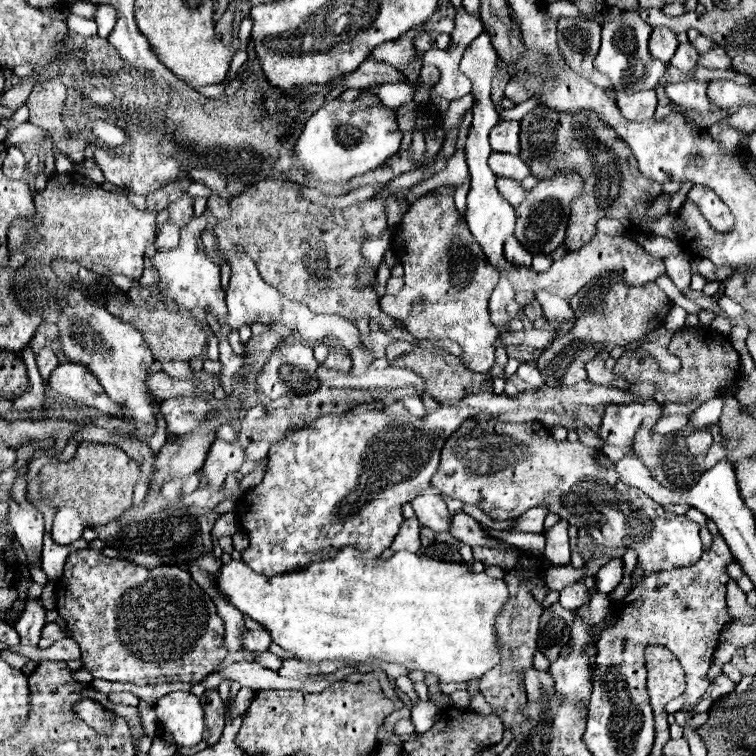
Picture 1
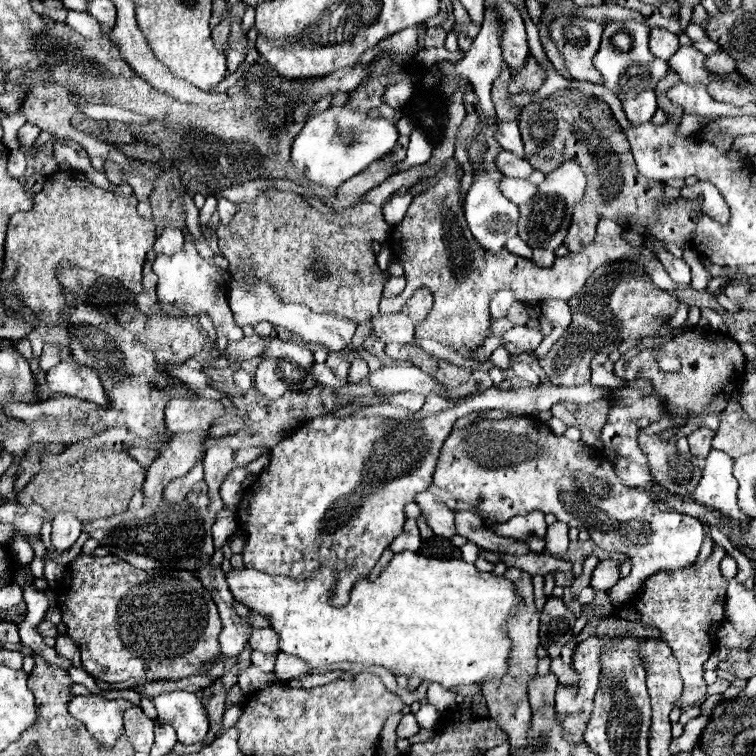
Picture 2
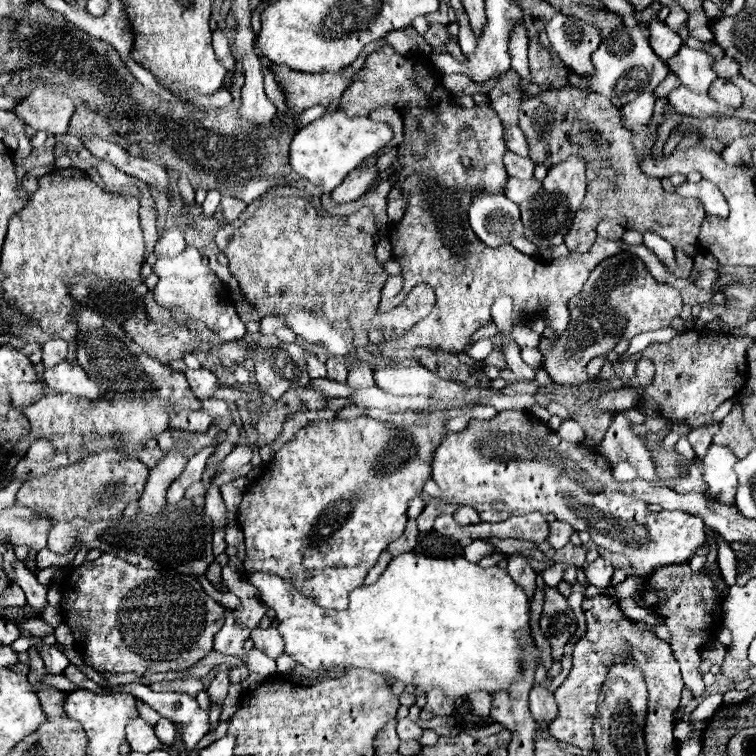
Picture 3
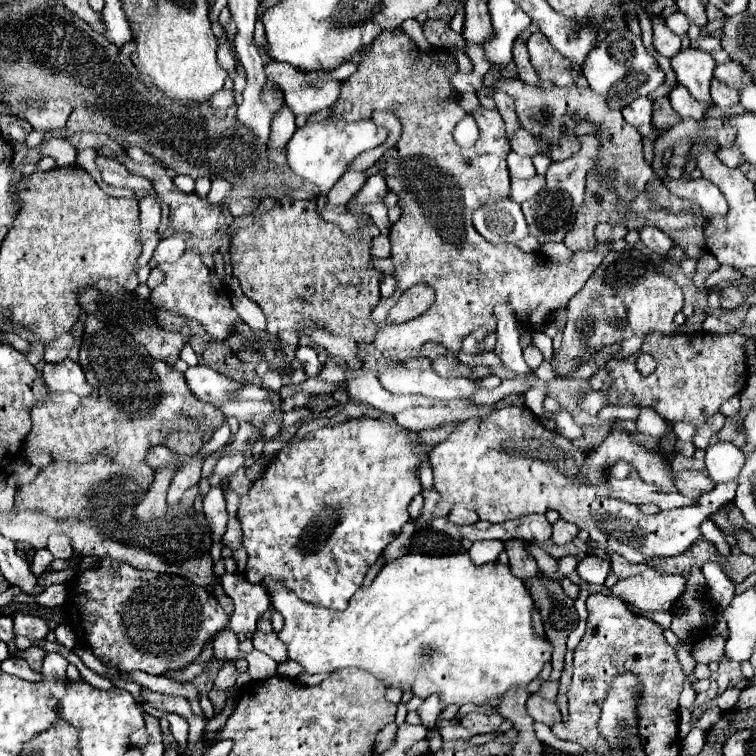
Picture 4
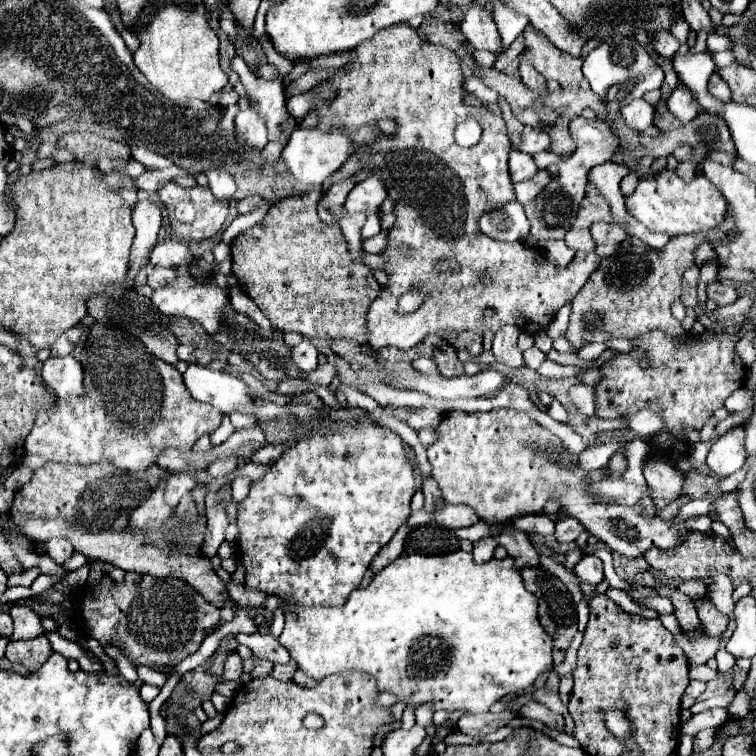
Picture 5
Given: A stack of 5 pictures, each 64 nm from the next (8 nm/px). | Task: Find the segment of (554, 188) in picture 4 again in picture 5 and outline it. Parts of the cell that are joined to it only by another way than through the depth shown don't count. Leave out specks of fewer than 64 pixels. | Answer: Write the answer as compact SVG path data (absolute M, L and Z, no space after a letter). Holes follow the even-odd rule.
M578 116L570 122L570 134L574 136L578 144L578 150L568 160L550 166L548 168L550 184L540 192L540 196L532 202L532 206L524 204L524 212L530 220L530 234L538 240L564 240L566 232L572 228L576 220L578 206L584 198L588 172L594 166L608 162L614 152L614 134L604 122L594 122L594 120L586 120Z

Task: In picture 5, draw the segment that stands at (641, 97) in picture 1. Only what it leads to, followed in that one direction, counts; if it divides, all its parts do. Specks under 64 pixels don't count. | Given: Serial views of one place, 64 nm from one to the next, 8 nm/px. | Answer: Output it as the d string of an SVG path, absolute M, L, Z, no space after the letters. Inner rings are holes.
M638 98L634 102L630 102L628 106L624 106L622 110L622 118L626 120L626 124L630 124L630 128L642 132L648 126L652 126L652 118L654 118L654 108L652 104L648 104L646 100Z

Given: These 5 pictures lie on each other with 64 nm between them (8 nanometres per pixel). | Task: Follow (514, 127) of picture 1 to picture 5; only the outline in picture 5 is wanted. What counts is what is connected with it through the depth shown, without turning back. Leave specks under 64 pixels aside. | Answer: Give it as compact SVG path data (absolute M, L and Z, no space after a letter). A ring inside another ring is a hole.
M526 126L522 130L522 138L520 144L516 146L516 150L526 152L526 154L536 154L536 152L544 152L550 148L550 138L544 132L538 132L530 126Z

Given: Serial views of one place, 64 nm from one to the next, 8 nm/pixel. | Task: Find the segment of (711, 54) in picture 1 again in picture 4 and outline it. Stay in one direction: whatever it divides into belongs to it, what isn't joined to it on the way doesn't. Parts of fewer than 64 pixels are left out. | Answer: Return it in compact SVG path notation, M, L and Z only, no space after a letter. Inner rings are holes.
M730 60L730 62L726 62L726 64L718 64L716 70L714 70L714 76L716 76L718 80L730 84L730 86L736 88L736 90L740 90L744 84L750 84L750 82L752 82L750 74L744 72L744 68L742 68L738 62L734 62L734 60Z

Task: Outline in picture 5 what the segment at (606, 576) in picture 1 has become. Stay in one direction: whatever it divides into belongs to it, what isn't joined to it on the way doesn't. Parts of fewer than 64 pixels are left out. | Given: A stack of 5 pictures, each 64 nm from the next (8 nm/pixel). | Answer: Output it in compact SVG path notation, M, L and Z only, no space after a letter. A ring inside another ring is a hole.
M584 556L576 566L574 574L588 584L600 584L604 580L604 564L596 556Z

